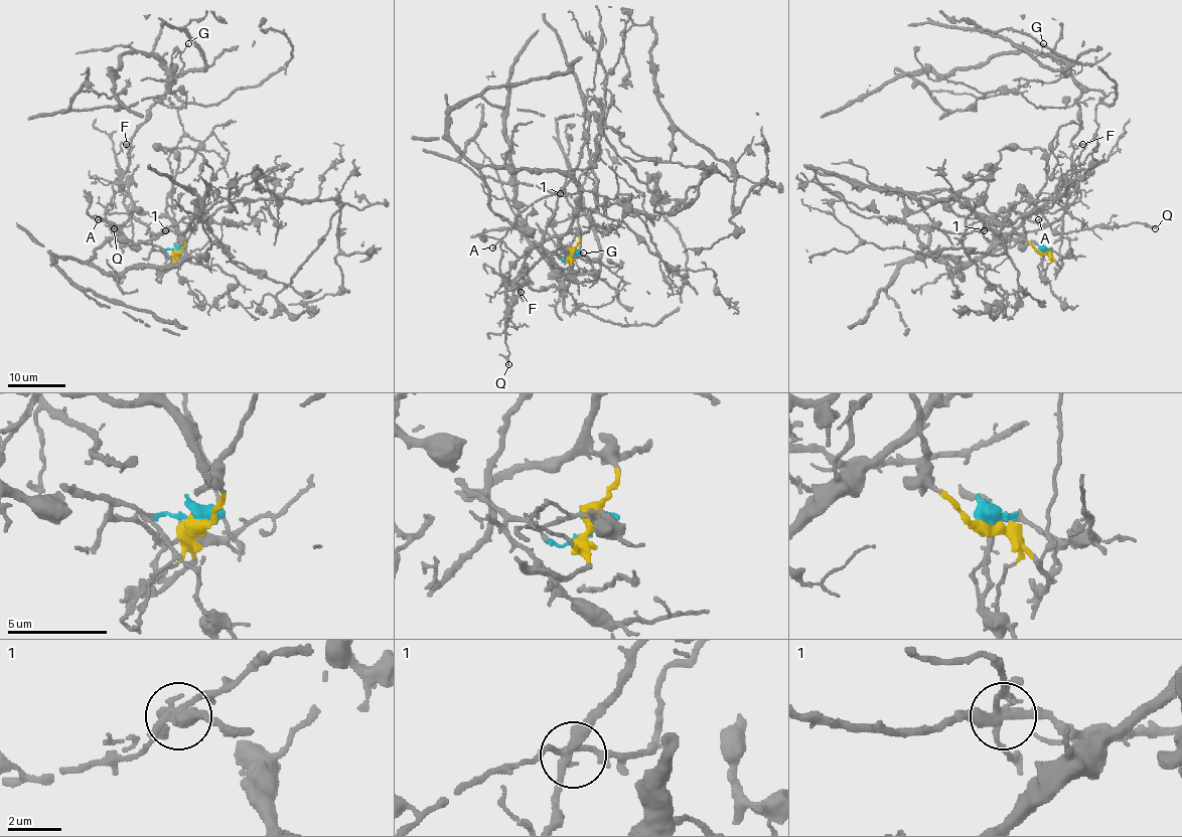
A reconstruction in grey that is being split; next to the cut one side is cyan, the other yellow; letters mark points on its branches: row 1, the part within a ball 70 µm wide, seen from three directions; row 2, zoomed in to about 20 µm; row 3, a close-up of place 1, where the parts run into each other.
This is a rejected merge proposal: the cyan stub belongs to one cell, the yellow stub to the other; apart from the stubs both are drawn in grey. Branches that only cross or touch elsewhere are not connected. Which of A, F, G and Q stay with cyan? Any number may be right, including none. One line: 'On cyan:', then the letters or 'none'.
On cyan: A, Q

